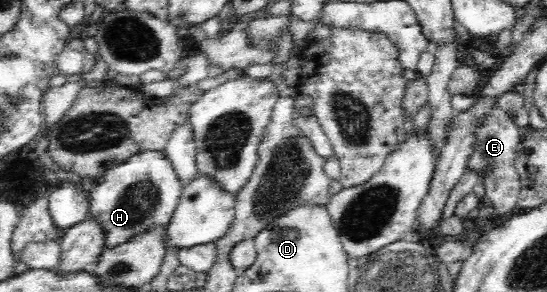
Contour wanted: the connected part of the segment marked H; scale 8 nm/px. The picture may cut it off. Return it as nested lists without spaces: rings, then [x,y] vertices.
[[[162,152],[134,155],[93,180],[95,187],[87,191],[86,197],[89,202],[87,218],[95,222],[101,230],[107,249],[126,244],[136,235],[165,228],[178,205],[183,189],[174,178],[174,171],[169,169],[169,162],[165,161]]]

